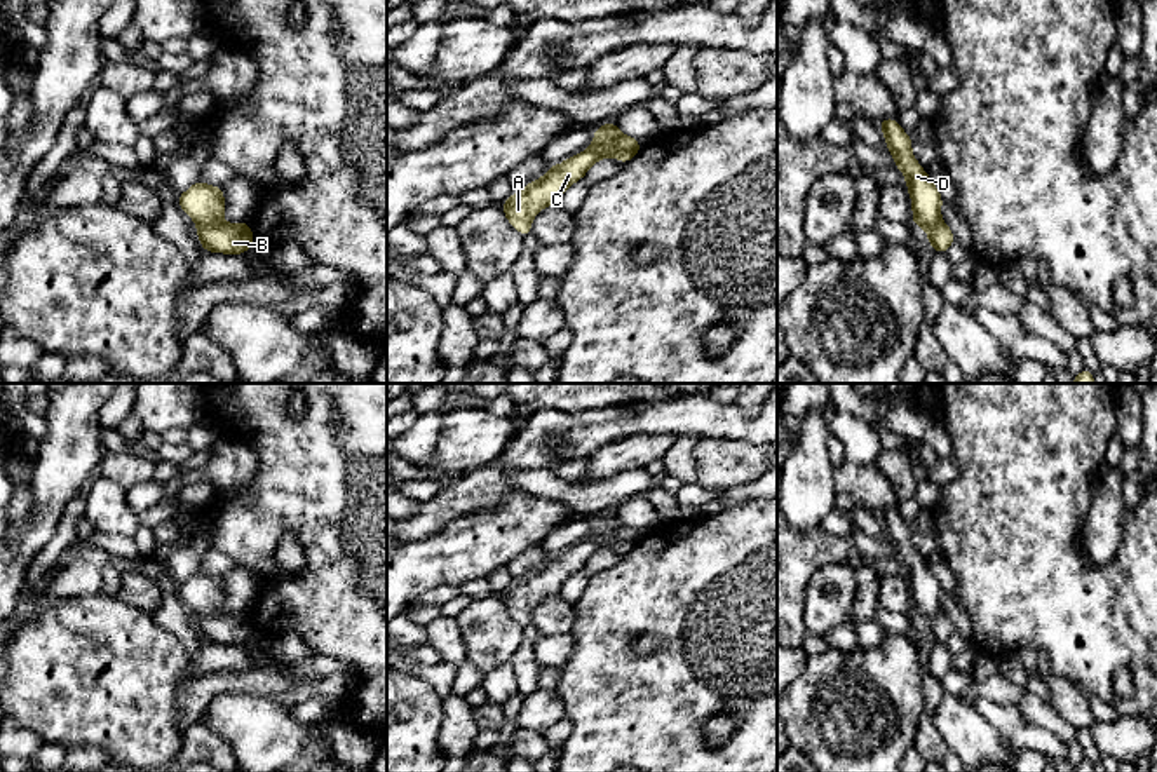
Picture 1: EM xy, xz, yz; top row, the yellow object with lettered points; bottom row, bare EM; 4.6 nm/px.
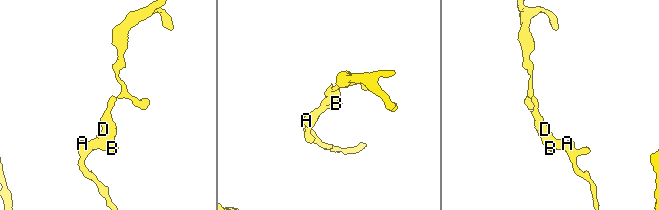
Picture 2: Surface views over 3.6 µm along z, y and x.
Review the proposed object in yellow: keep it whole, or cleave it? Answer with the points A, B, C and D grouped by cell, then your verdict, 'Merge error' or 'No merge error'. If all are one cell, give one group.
Groups: A B C / D. Merge error

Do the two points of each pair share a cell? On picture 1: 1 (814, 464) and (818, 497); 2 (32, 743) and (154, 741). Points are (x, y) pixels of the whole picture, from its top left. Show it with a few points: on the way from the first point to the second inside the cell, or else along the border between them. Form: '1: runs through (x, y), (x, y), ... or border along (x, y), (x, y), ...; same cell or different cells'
1: runs through (814, 473), (814, 488); same cell
2: border along (18, 722), (44, 741); different cells

